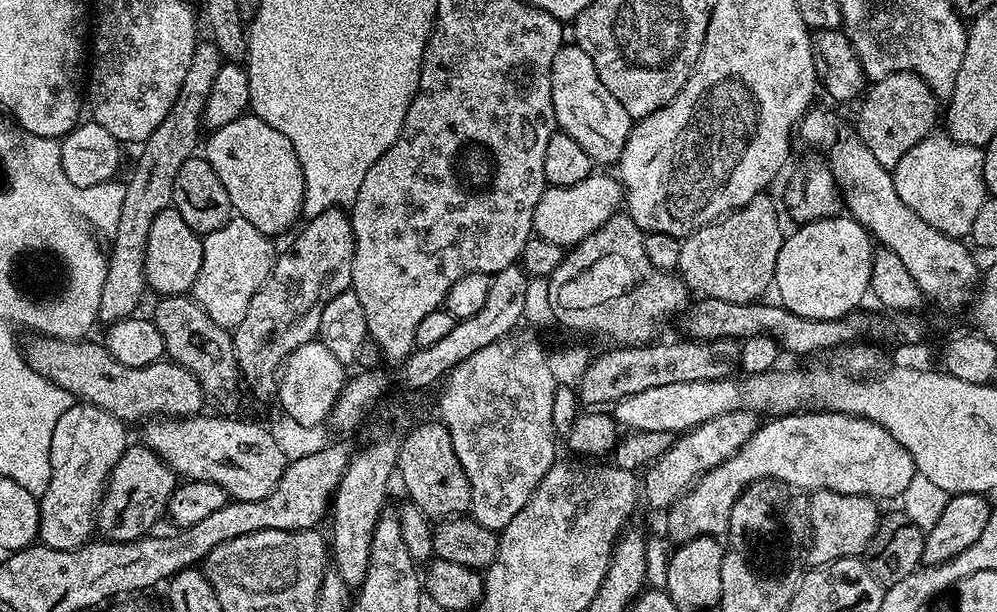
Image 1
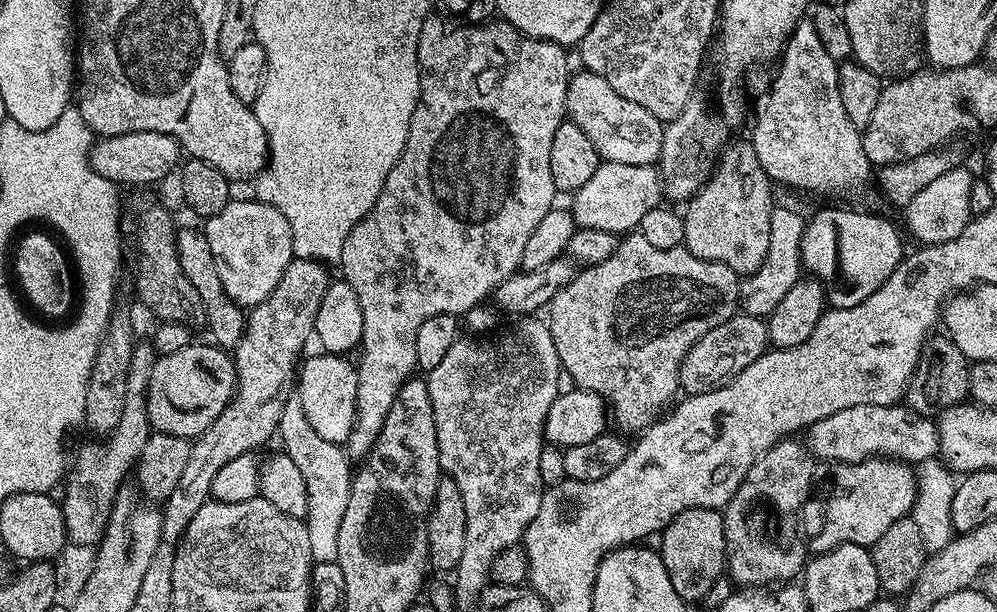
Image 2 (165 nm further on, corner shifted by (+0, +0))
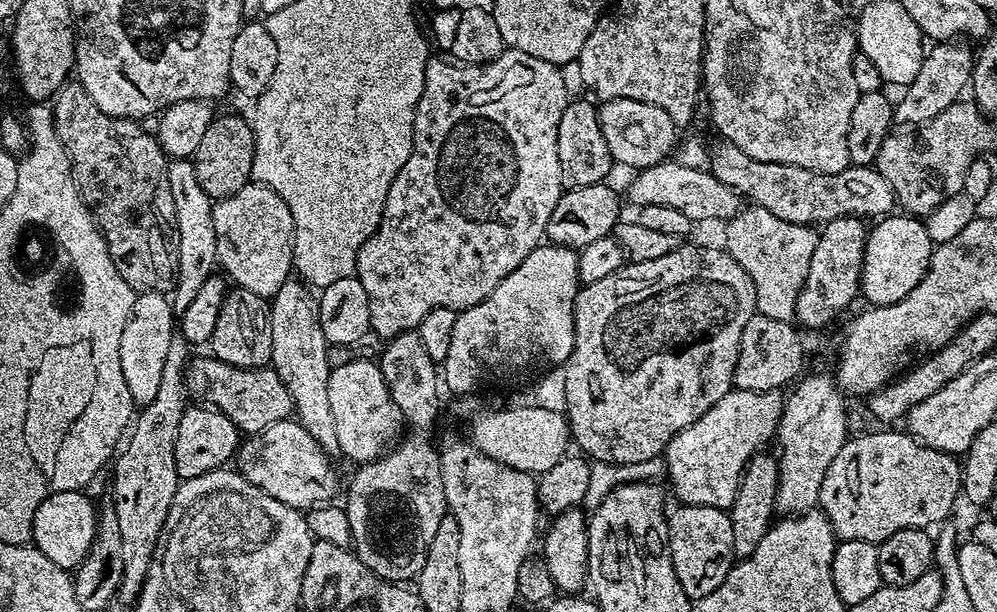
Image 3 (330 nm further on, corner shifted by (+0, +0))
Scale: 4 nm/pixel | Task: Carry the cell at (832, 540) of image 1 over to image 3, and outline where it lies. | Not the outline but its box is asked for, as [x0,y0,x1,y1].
[818,430,961,546]

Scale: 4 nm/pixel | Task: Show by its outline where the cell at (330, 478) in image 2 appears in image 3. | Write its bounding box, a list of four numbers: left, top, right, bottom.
[270,278,340,454]

